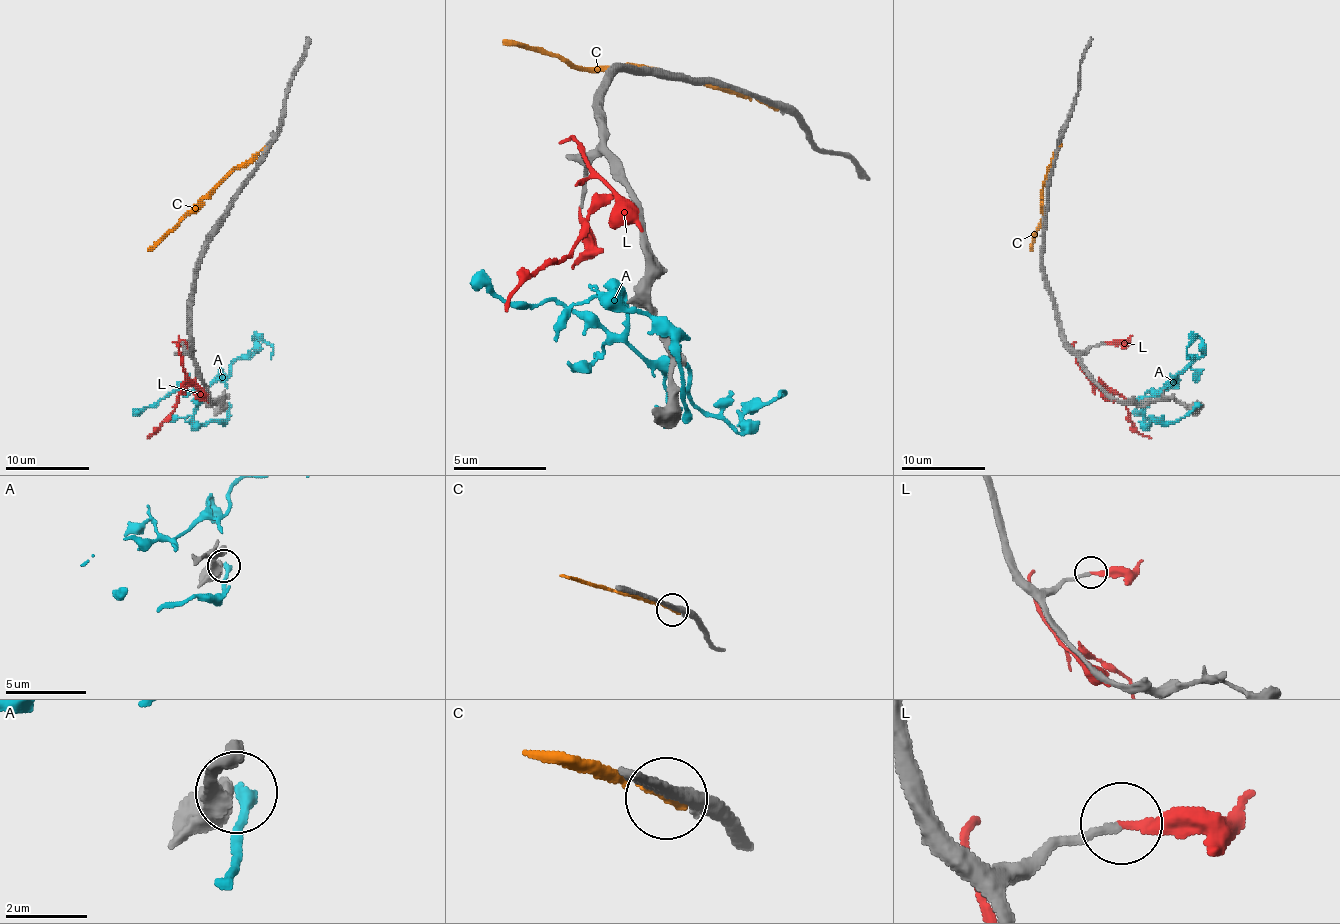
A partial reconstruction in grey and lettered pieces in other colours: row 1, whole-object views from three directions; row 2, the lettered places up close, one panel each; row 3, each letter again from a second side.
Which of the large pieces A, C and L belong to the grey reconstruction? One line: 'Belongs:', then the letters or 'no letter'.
Belongs: no letter

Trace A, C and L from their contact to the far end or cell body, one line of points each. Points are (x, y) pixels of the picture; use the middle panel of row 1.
A: (681, 415), (677, 345), (606, 294), (625, 336), (677, 359), (686, 392), (737, 434), (779, 397)
C: (770, 107), (639, 64), (569, 69), (555, 55), (503, 41)
L: (578, 209), (569, 139), (606, 181), (611, 195), (597, 209), (574, 252), (536, 270), (503, 312)

